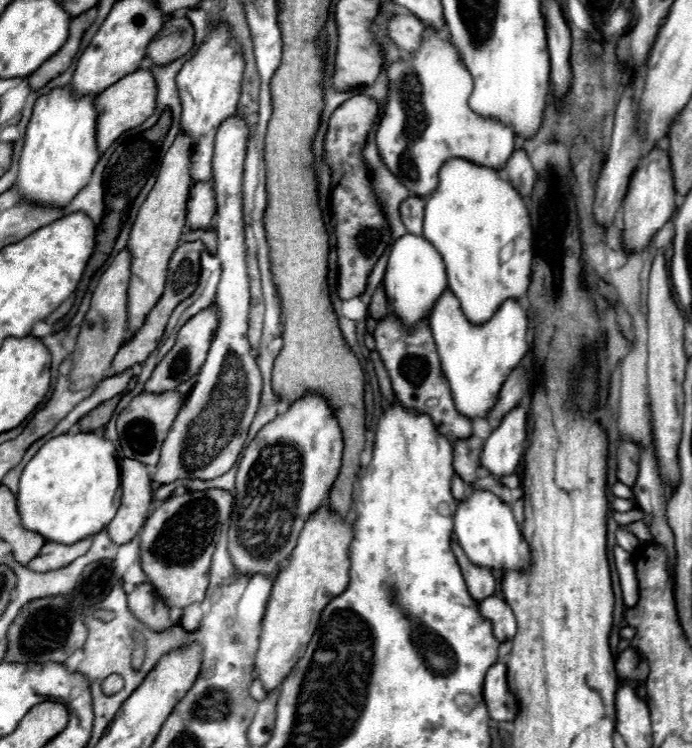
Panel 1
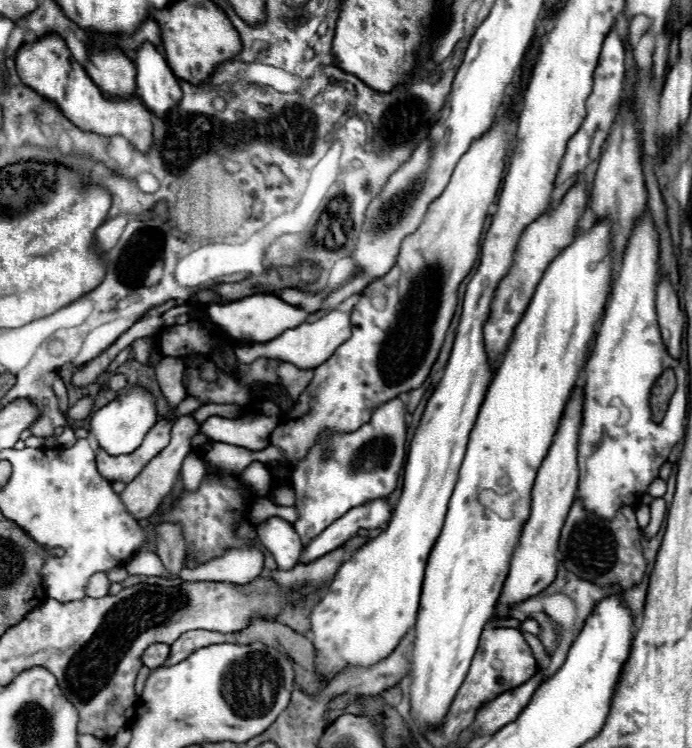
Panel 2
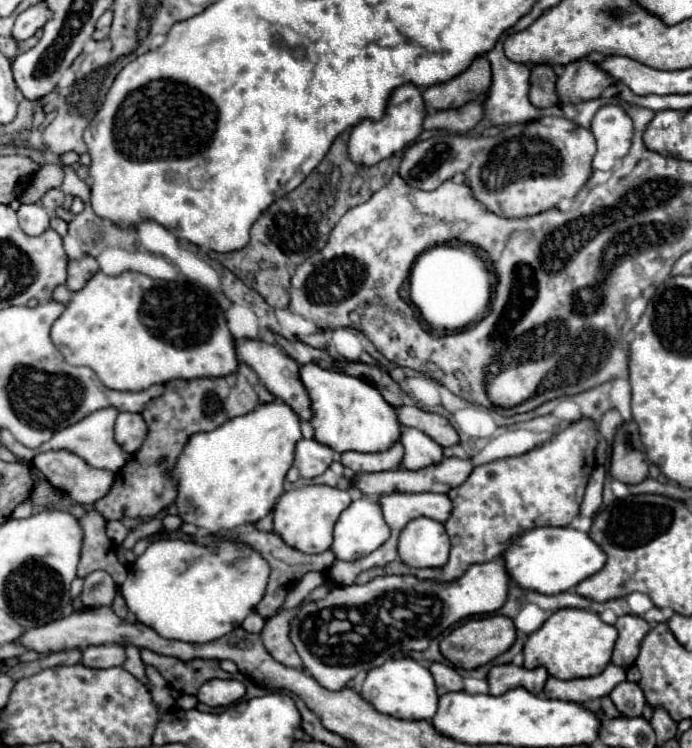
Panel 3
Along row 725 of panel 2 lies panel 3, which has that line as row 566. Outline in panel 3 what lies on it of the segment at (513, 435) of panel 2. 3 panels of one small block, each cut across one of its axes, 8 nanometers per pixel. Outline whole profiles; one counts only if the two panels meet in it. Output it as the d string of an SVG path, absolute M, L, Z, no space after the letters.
M416 518L402 530L398 554L410 568L442 568L450 554L448 534L440 522Z

